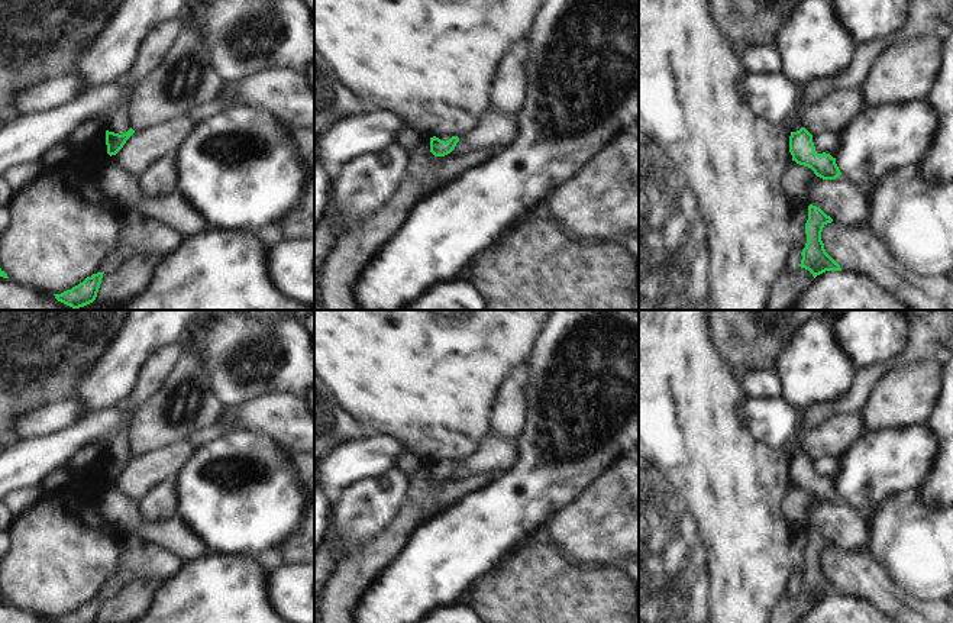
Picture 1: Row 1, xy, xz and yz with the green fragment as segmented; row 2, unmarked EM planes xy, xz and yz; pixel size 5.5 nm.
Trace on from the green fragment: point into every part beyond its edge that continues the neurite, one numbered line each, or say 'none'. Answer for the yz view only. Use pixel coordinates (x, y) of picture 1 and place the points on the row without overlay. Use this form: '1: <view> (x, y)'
1: yz (792, 448)

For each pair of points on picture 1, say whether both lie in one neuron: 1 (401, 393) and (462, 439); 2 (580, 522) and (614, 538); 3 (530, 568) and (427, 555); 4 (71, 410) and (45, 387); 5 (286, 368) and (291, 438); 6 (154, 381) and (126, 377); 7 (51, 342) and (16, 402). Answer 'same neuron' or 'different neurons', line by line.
1: same neuron
2: same neuron
3: different neurons
4: different neurons
5: different neurons
6: different neurons
7: same neuron

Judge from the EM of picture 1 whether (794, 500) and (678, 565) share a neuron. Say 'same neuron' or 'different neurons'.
different neurons

